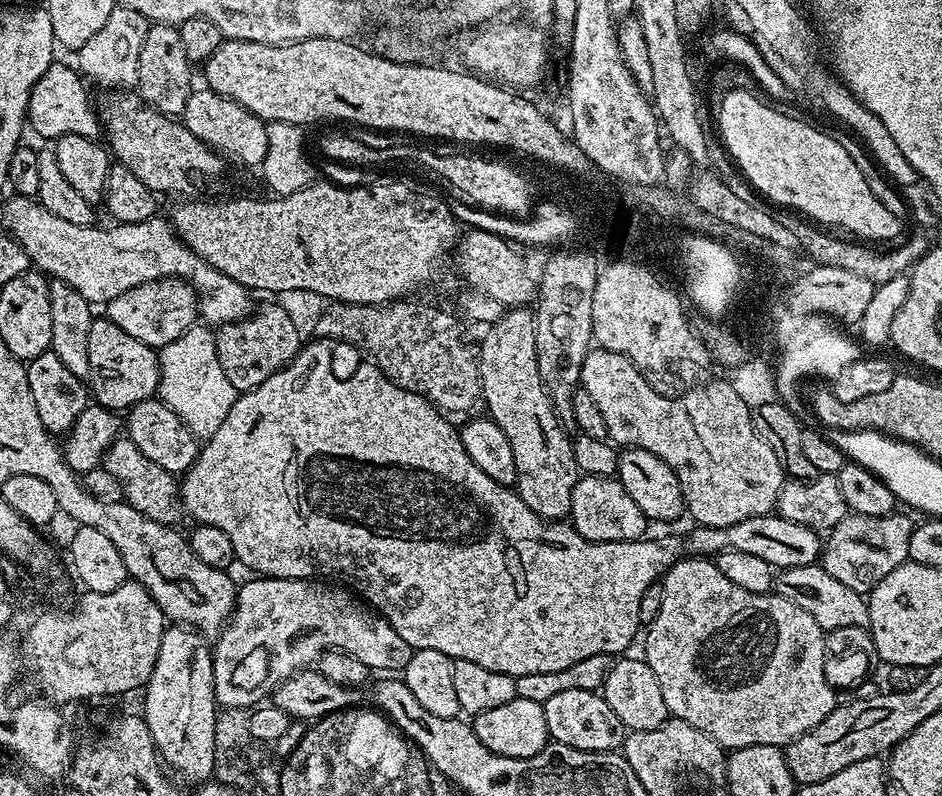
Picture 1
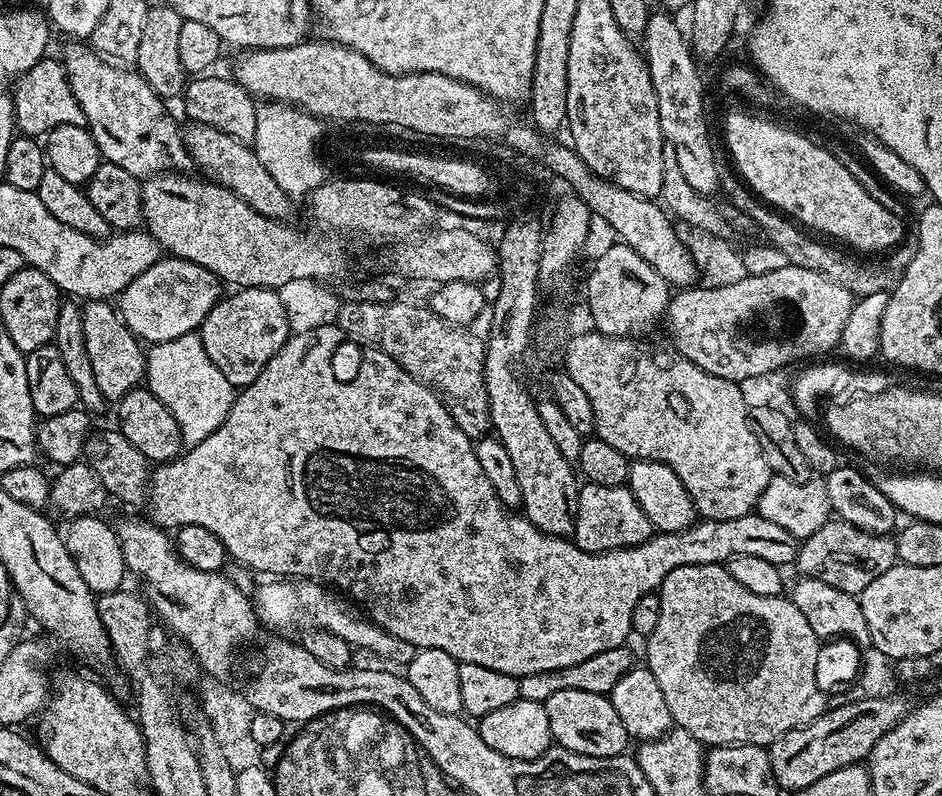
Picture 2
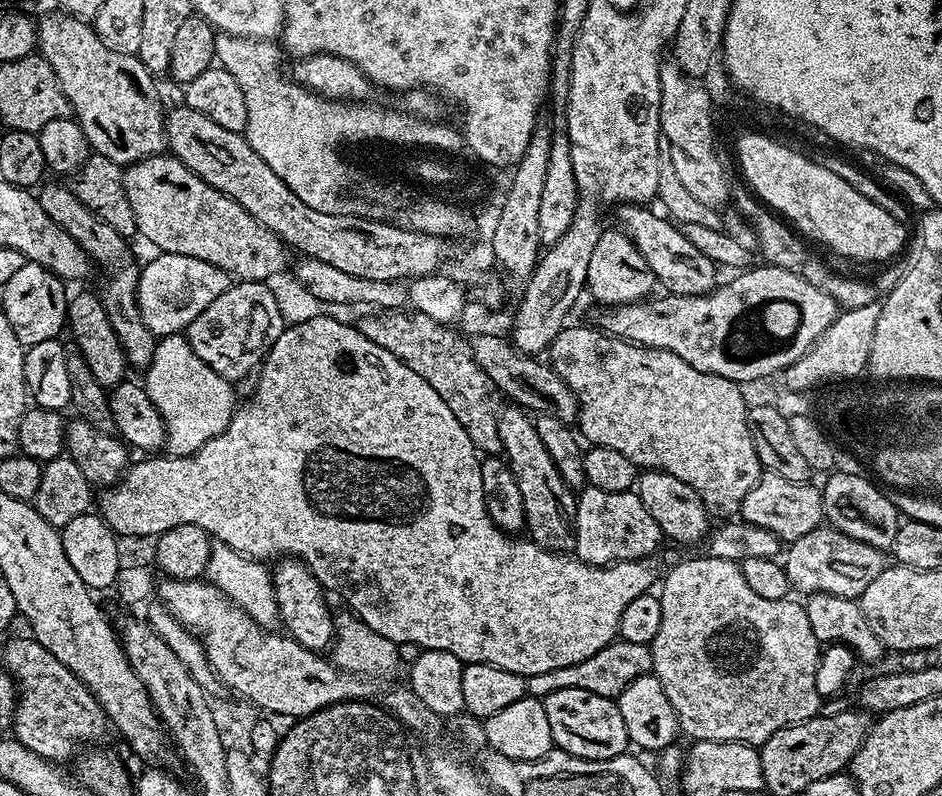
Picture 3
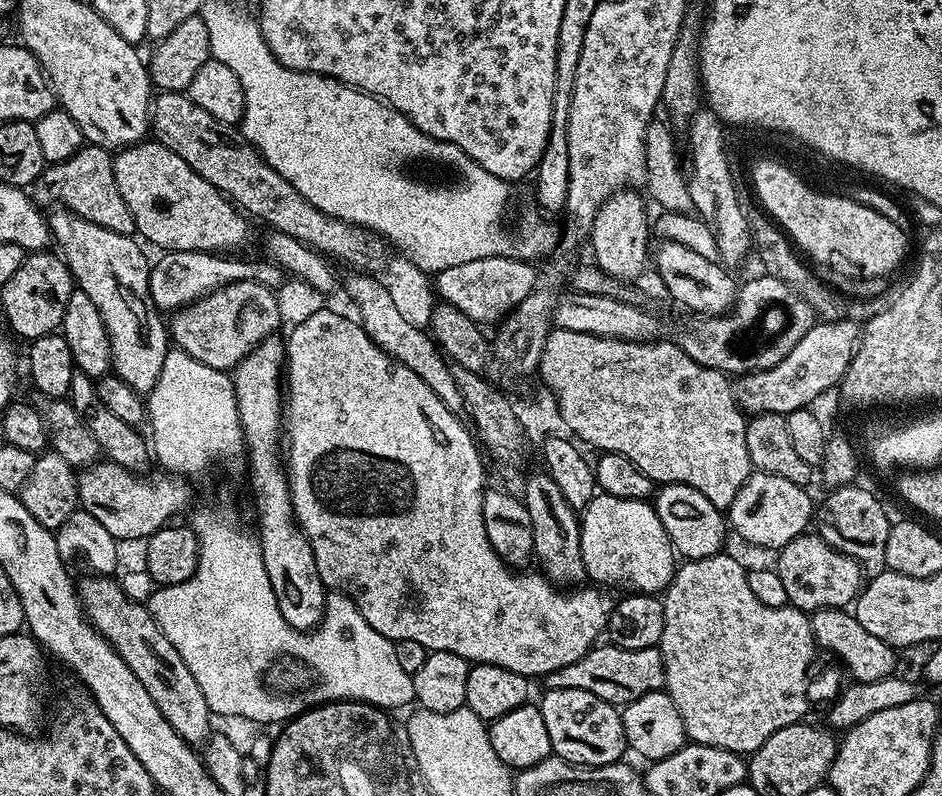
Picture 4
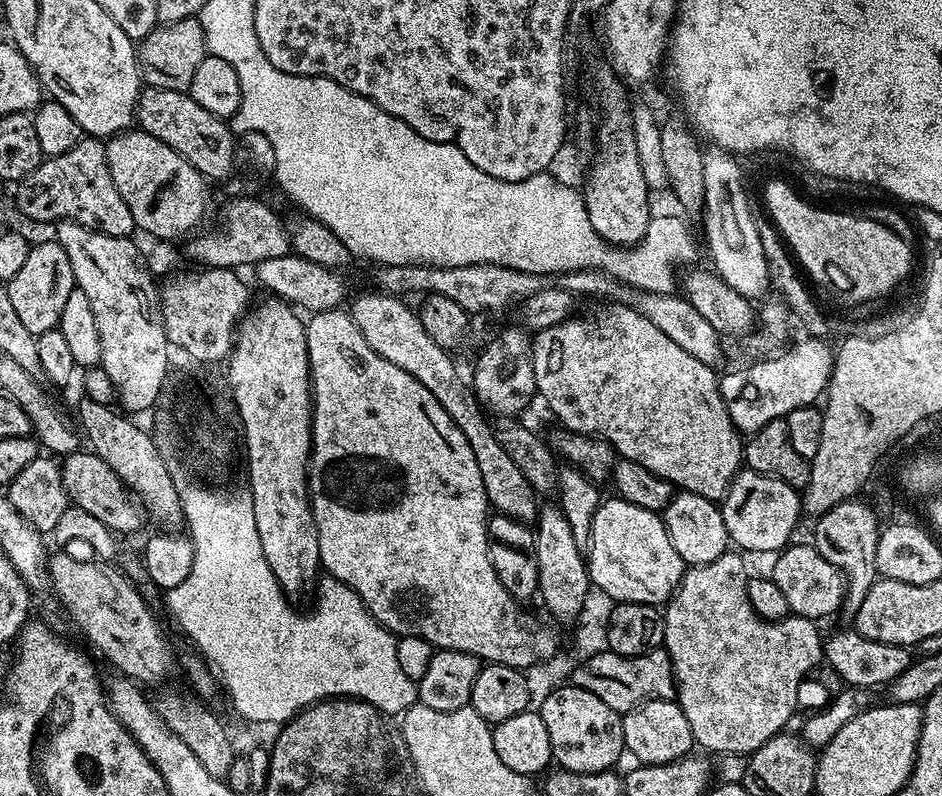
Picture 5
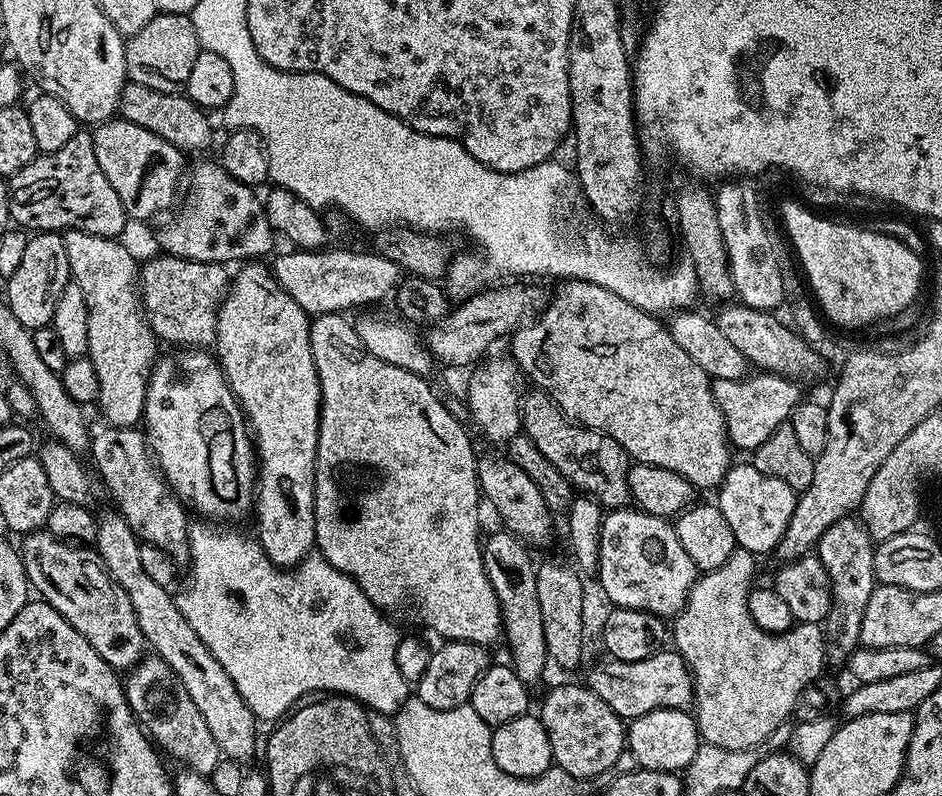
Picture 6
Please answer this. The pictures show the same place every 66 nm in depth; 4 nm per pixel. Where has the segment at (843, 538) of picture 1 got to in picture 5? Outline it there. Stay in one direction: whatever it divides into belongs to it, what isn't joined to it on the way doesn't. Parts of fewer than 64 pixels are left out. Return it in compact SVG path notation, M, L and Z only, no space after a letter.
M808 542L796 543L789 543L788 547L773 559L777 560L772 564L770 575L782 589L791 615L804 616L807 620L820 622L823 621L823 616L832 616L843 609L846 581L837 568L826 558L822 558L822 554L818 554L815 546Z

